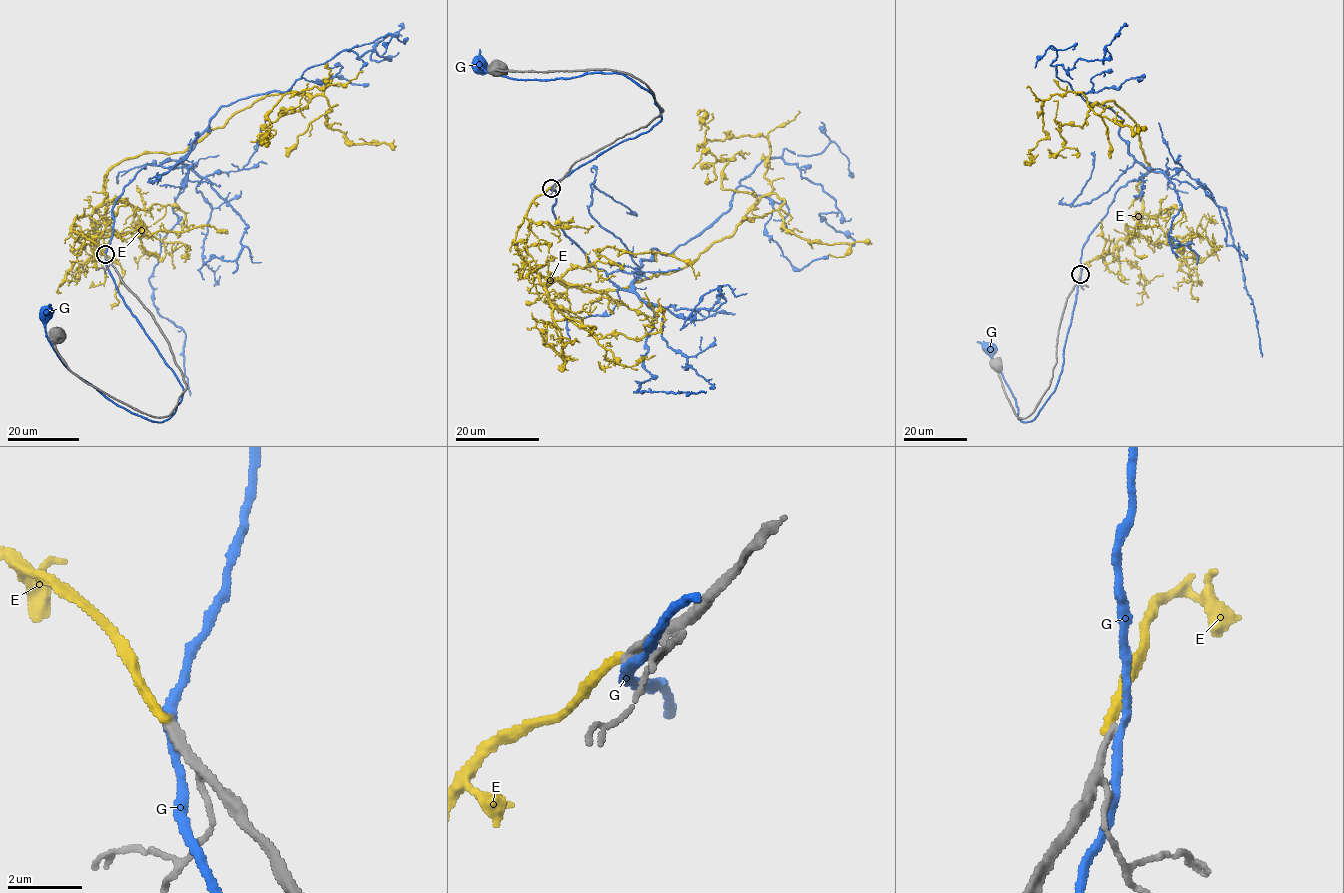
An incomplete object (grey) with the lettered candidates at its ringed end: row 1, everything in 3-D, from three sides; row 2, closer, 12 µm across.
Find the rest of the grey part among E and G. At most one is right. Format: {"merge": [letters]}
{"merge": []}

